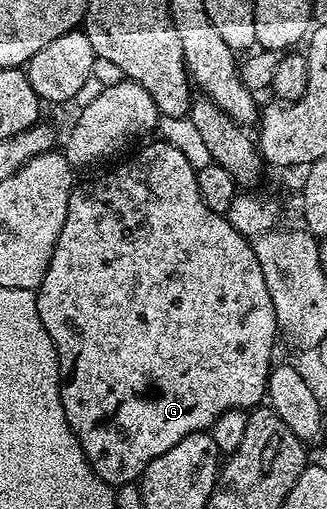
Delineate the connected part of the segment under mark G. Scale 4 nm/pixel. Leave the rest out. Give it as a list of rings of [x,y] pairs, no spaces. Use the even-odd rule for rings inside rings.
[[[162,141],[154,142],[141,148],[139,155],[125,160],[120,167],[113,168],[108,175],[103,175],[92,183],[80,182],[71,188],[65,225],[61,225],[49,269],[35,291],[41,325],[45,325],[59,354],[59,392],[65,417],[75,430],[91,468],[100,479],[116,489],[126,483],[136,482],[149,461],[153,461],[153,457],[161,457],[161,453],[166,453],[168,449],[173,449],[177,441],[189,437],[195,431],[207,431],[214,425],[215,419],[221,417],[221,413],[232,409],[258,408],[267,394],[267,378],[271,375],[273,366],[271,354],[275,351],[275,339],[277,341],[280,334],[273,299],[265,285],[265,276],[258,264],[252,240],[237,233],[237,229],[229,225],[226,215],[213,213],[213,209],[203,203],[199,173],[193,165],[189,165],[188,159],[177,149],[173,149],[173,145]]]

